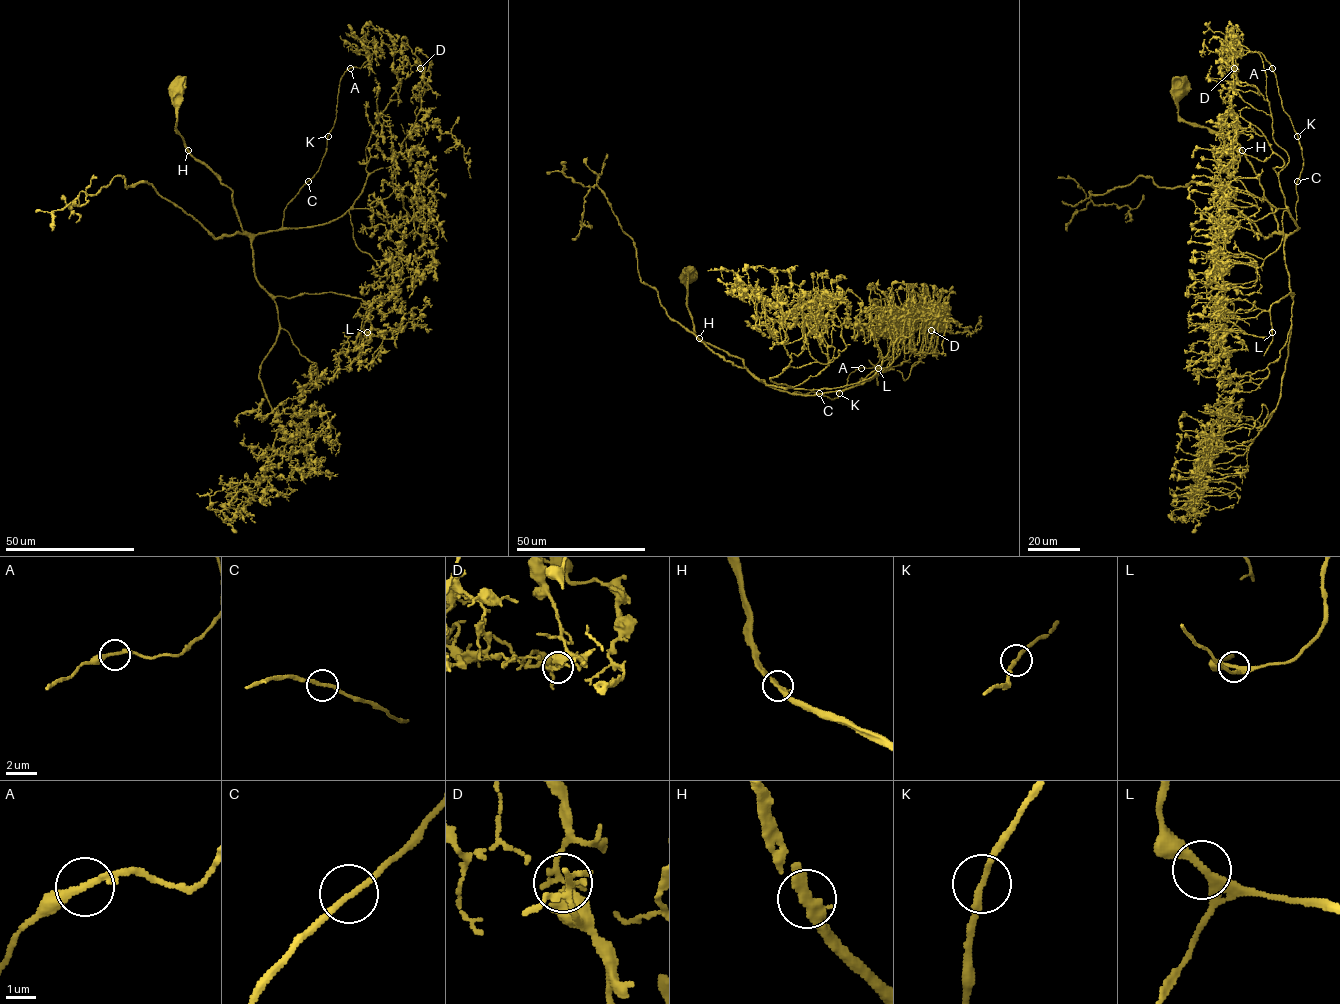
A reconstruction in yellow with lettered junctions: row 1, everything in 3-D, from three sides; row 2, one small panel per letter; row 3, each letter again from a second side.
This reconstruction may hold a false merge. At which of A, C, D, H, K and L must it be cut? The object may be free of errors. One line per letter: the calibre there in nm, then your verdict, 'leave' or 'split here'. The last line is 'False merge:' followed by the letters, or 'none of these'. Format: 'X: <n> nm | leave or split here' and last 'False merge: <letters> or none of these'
A: 240 nm | leave
C: 200 nm | leave
D: 340 nm | leave
H: 280 nm | leave
K: 200 nm | leave
L: 240 nm | leave
False merge: none of these

